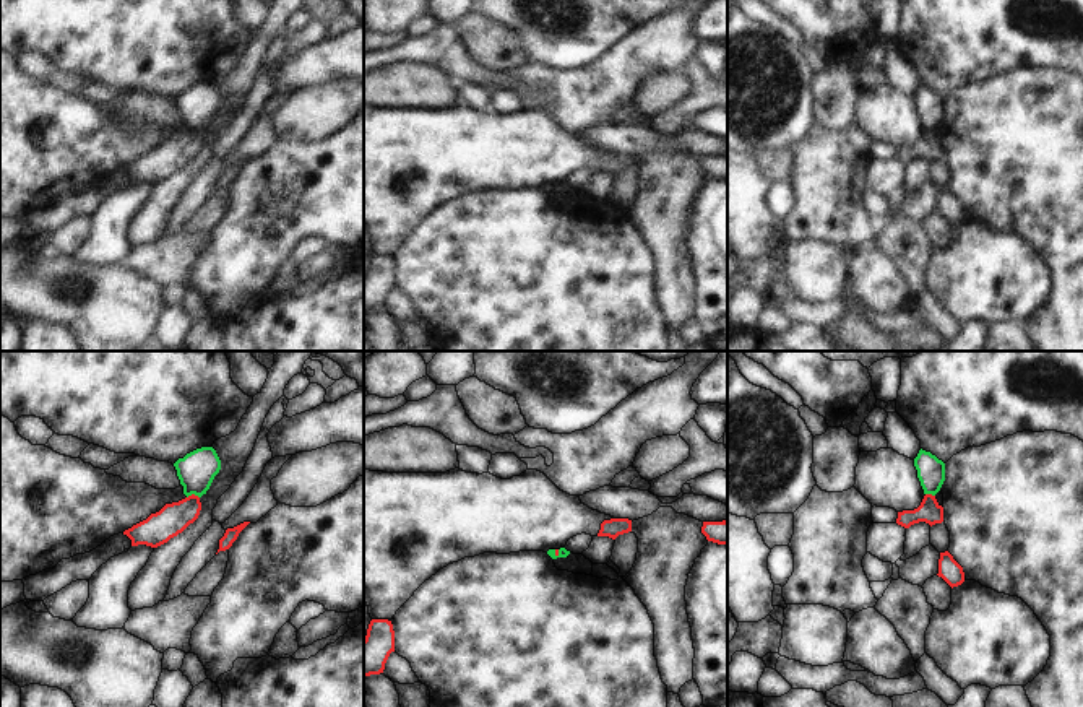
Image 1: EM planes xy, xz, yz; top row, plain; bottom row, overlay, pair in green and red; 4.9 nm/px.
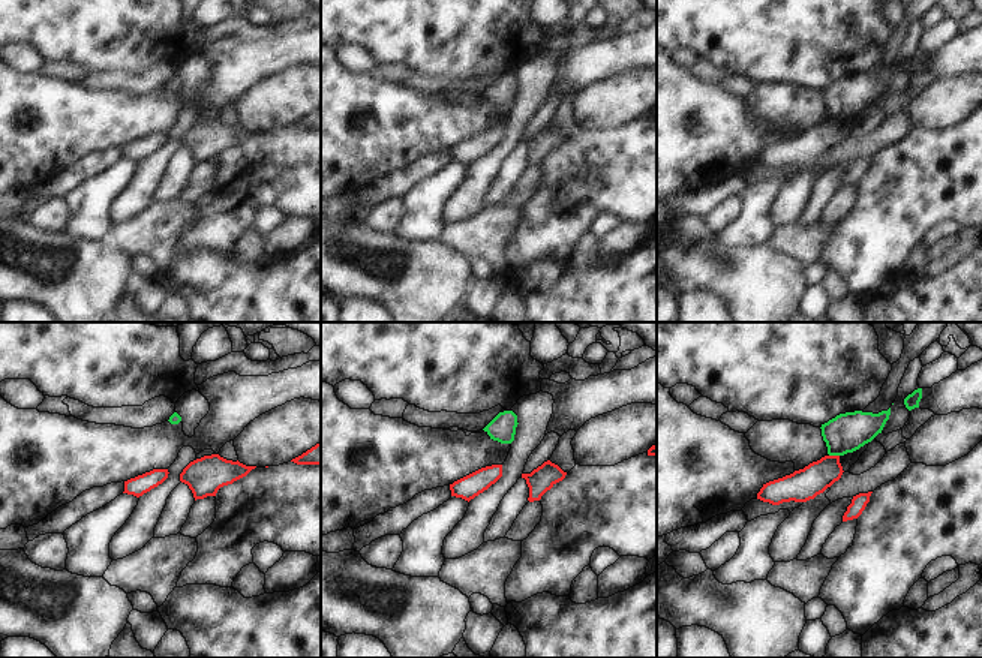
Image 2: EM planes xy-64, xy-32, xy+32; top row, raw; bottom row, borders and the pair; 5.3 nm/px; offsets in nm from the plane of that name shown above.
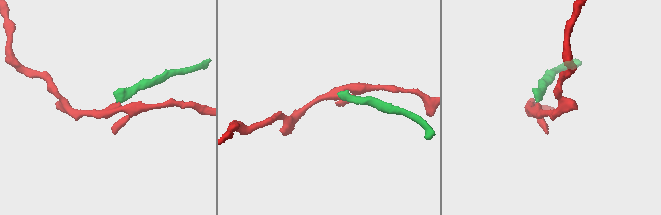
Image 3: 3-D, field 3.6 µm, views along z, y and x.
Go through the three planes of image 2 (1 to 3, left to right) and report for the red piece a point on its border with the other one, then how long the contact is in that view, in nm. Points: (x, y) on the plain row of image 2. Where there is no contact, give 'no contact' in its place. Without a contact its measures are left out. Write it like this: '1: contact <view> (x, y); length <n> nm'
1: no contact
2: no contact
3: contact xy+32 (834, 119); length 60 nm

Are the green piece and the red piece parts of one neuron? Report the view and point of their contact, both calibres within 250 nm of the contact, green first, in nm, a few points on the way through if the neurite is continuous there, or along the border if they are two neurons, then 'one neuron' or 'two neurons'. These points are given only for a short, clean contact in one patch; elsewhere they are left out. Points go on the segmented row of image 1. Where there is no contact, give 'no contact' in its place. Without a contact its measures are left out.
contact xy (192, 493); calibres 190 and 160 nm; border xy (198, 496), (190, 494), (187, 498); two neurons

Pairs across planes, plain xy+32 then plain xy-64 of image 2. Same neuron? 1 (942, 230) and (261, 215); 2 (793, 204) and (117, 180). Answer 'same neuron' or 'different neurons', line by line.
1: same neuron
2: different neurons

